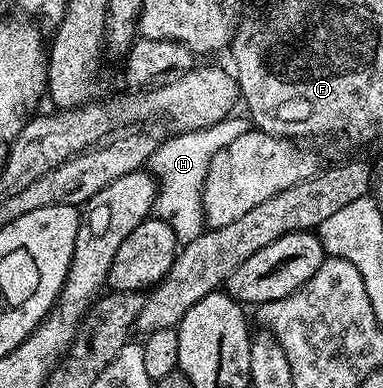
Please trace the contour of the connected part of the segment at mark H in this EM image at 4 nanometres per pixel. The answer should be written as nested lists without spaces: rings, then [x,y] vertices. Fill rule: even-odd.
[[[226,116],[222,122],[198,131],[181,132],[174,138],[163,139],[147,162],[150,173],[157,179],[157,194],[153,213],[159,220],[166,221],[174,230],[181,245],[189,244],[201,235],[204,222],[204,184],[214,156],[238,138],[238,135],[251,131],[251,119],[241,116]]]

